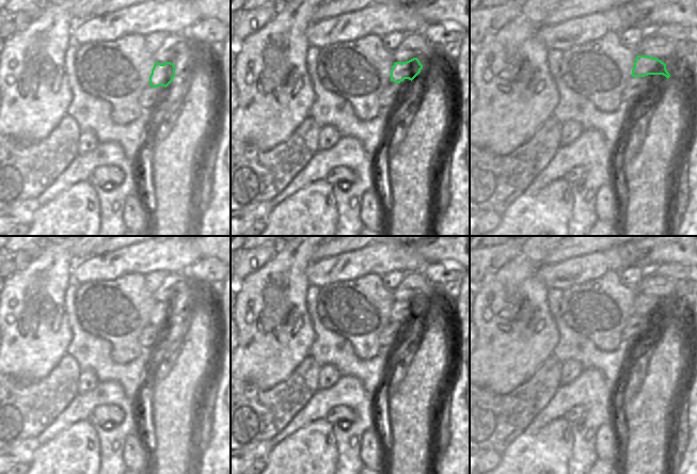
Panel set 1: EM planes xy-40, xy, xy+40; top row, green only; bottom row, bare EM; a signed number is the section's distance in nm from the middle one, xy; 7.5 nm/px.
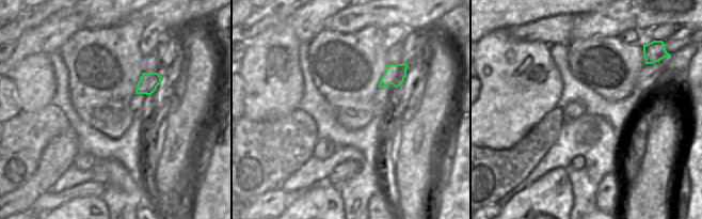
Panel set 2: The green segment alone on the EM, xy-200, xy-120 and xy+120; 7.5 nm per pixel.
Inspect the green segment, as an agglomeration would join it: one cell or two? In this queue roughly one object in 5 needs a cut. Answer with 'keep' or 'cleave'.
keep

